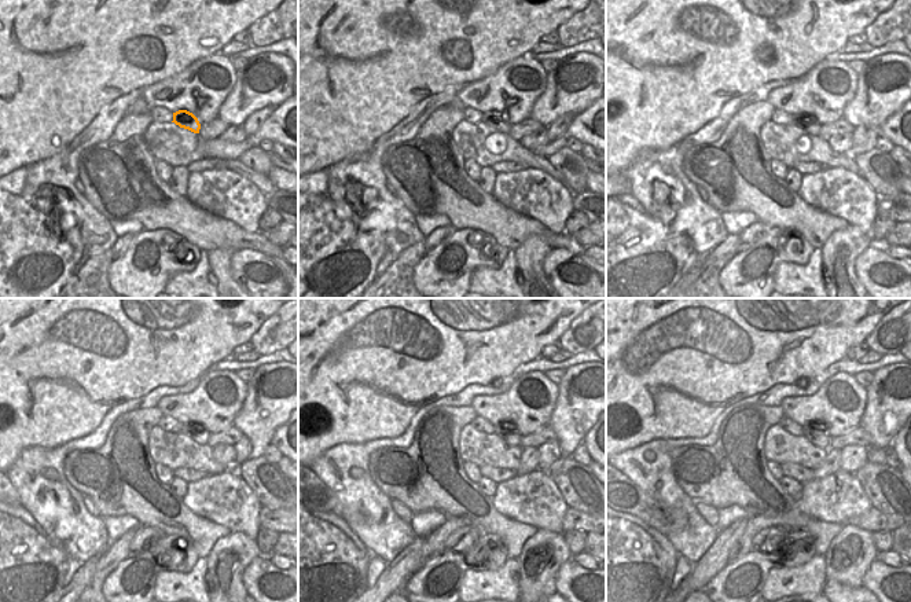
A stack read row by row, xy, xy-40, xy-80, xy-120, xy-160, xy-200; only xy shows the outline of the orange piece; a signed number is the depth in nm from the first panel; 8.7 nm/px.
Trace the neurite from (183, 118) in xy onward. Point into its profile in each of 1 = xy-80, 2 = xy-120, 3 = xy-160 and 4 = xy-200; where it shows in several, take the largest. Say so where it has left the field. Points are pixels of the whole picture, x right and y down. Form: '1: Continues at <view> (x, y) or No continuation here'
1: Continues at xy-80 (808, 123)
2: Continues at xy-120 (199, 436)
3: Continues at xy-160 (511, 439)
4: Continues at xy-200 (819, 439).

